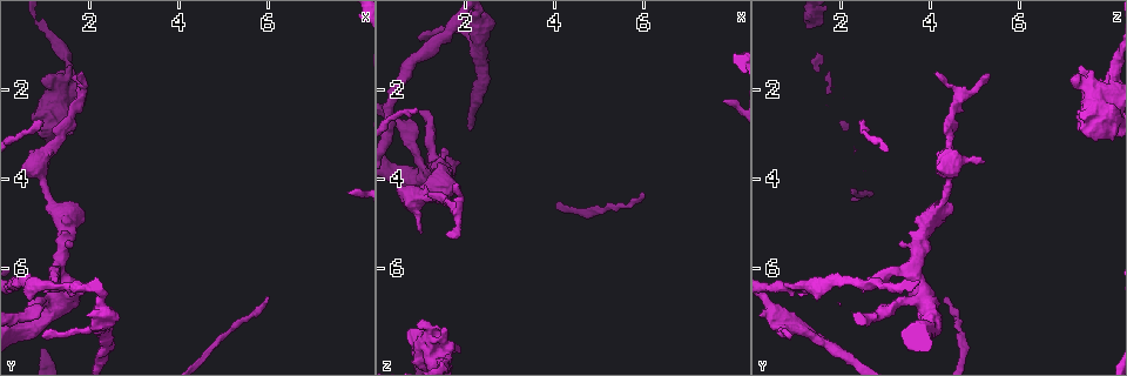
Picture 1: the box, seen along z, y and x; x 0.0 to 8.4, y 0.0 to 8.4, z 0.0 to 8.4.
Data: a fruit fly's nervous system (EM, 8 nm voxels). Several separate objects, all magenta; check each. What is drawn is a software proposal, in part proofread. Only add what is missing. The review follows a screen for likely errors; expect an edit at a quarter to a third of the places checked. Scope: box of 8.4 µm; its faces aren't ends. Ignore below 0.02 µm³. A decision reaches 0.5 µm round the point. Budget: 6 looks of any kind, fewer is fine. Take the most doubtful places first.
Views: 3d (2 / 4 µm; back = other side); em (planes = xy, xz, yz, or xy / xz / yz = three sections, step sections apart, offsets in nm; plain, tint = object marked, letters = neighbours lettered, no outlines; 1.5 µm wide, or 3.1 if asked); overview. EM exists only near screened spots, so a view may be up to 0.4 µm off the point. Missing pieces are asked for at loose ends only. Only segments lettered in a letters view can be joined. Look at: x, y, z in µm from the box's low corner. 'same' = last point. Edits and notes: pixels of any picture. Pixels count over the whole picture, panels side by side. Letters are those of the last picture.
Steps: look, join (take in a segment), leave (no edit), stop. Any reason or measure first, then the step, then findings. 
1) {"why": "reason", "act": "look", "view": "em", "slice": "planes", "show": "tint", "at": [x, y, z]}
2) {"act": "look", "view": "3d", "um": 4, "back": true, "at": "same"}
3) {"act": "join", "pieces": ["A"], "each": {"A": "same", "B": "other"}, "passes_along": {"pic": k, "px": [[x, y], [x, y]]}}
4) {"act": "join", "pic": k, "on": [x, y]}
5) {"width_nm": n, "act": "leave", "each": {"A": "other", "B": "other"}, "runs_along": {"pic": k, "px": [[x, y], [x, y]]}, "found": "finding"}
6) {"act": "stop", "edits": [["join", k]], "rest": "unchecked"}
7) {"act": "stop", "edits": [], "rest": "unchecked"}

{"why": "branch stops here", "act": "look", "view": "3d", "um": 2, "back": true, "at": [1.00, 3.65, 5.25]}

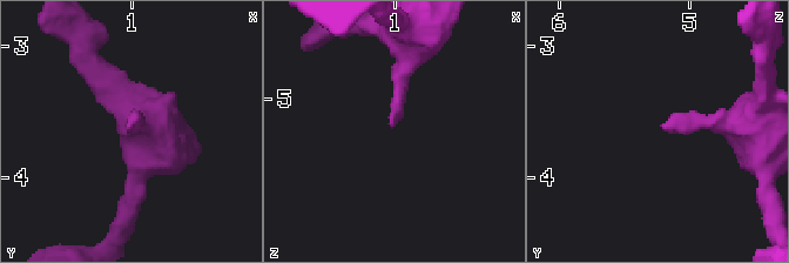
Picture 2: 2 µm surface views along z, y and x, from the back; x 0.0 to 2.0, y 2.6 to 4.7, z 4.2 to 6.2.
{"act": "look", "view": "em", "slice": "yz", "step": 4, "show": "tint", "at": [1.04, 3.62, 5.20]}

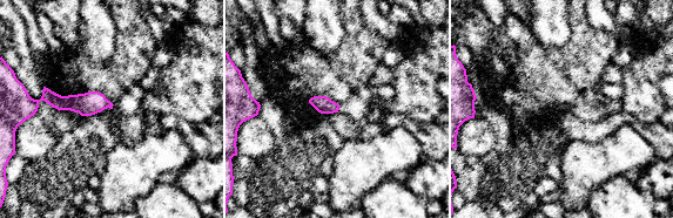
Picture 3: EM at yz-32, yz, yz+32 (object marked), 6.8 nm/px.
{"why": "another direction", "act": "look", "view": "em", "slice": "planes", "show": "letters", "at": "same"}

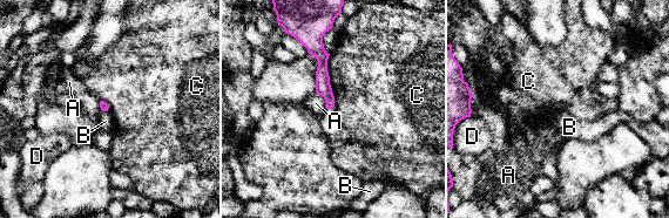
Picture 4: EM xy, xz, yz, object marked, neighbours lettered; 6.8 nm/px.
{"act": "leave", "each": {"A": "other", "B": "other", "C": "other", "D": "other"}, "border": {"pic": 4, "px": [[329, 54], [328, 75], [335, 106]]}, "found": "none of them fits"}

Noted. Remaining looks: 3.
{"why": "an open end", "act": "look", "view": "em", "slice": "xy", "step": 8, "show": "tint", "at": [1.00, 6.50, 2.50]}

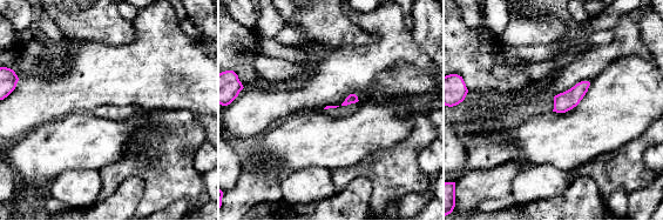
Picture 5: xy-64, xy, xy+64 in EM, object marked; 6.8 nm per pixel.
{"why": "cut it another way", "act": "look", "view": "em", "slice": "planes", "show": "letters", "at": "same"}

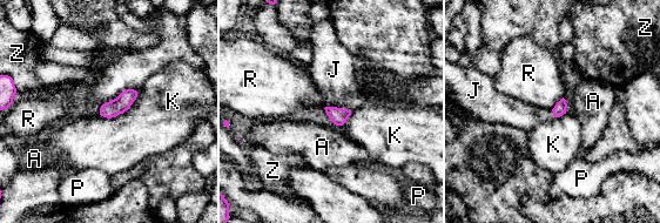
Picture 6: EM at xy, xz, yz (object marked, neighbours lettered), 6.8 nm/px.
{"act": "join", "pieces": ["J"], "each": {"A": "other", "J": "same", "K": "other", "P": "other", "R": "other", "Z": "other"}, "passes_along": {"pic": 6, "px": [[338, 116], [339, 108], [335, 73]]}, "found": "the neuron continues"}

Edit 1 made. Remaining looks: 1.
{"act": "stop", "edits": [["join", 6]], "rest": "unchecked"}

